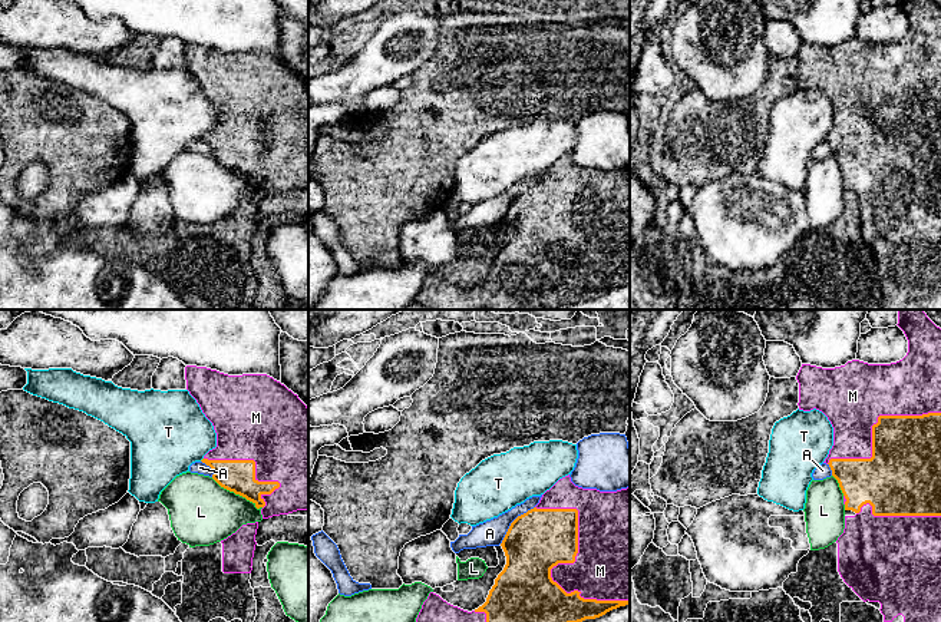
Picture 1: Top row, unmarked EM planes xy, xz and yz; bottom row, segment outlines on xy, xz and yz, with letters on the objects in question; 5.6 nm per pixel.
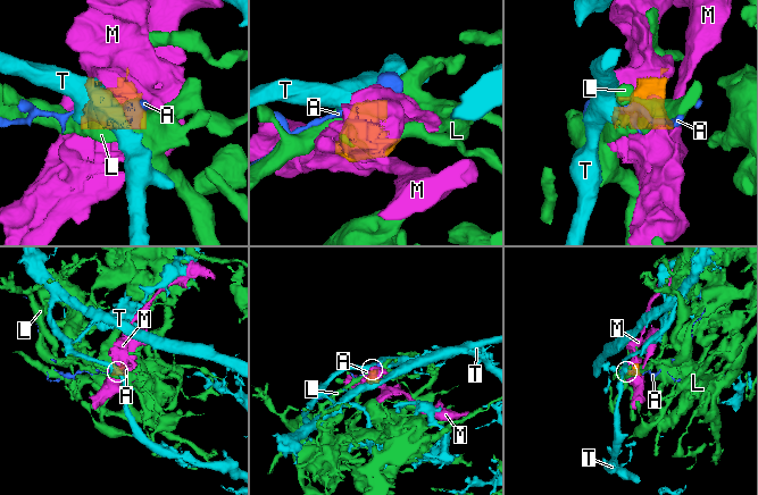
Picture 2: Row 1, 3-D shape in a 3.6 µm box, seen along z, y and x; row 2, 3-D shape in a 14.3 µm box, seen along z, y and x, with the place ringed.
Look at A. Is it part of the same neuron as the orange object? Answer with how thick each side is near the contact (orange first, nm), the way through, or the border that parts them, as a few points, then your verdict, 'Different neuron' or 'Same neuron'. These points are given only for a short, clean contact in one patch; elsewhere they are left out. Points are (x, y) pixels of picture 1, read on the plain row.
Thickness 340 nm (orange) against 140 nm. Boundary: xz (534, 185), (511, 202), (499, 222). Different neuron

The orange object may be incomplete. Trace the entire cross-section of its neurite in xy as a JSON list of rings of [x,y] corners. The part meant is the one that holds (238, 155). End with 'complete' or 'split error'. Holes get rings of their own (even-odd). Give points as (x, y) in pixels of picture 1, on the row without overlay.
[[[186,44],[185,59],[186,69],[197,79],[202,92],[212,102],[217,112],[217,126],[209,129],[201,139],[212,148],[212,158],[221,166],[252,181],[255,186],[261,189],[263,198],[288,193],[297,189],[308,189],[308,86],[298,77],[298,75],[267,53],[228,54],[207,46]]] | split error

